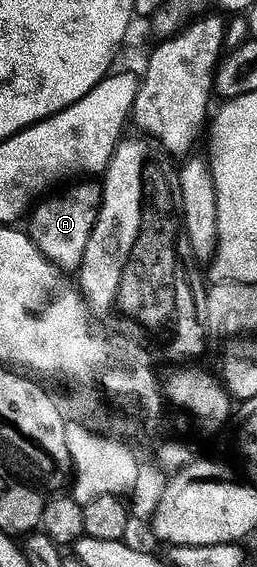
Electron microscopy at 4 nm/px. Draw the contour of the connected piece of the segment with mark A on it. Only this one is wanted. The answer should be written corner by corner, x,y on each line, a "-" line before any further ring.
82,181
72,189
50,199
39,202
31,214
28,234
34,244
40,248
47,260
63,272
79,270
84,253
87,251
91,231
95,227
96,217
102,207
102,187
96,181

